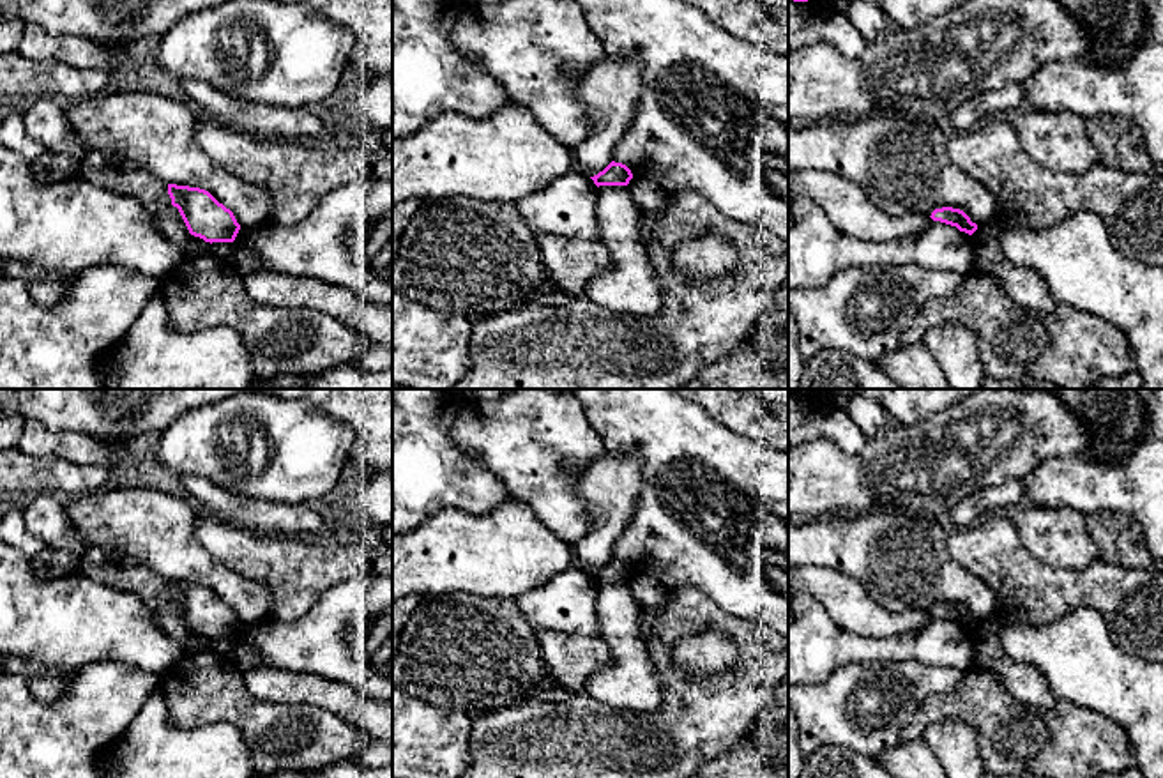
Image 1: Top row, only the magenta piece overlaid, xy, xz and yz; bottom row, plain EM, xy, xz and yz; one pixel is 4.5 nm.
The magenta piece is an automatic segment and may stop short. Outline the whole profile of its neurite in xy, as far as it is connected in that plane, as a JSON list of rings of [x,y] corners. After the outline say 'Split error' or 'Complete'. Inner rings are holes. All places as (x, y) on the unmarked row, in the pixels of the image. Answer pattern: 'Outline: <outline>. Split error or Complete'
Outline: [[[168,580],[171,601],[179,605],[191,631],[205,638],[233,638],[240,621],[233,608],[219,599],[209,587]]]. Complete

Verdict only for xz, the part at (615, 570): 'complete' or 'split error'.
complete

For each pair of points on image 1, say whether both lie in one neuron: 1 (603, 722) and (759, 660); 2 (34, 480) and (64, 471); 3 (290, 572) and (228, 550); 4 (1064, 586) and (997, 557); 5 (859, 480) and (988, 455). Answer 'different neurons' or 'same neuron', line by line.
1: same neuron
2: same neuron
3: same neuron
4: same neuron
5: same neuron

